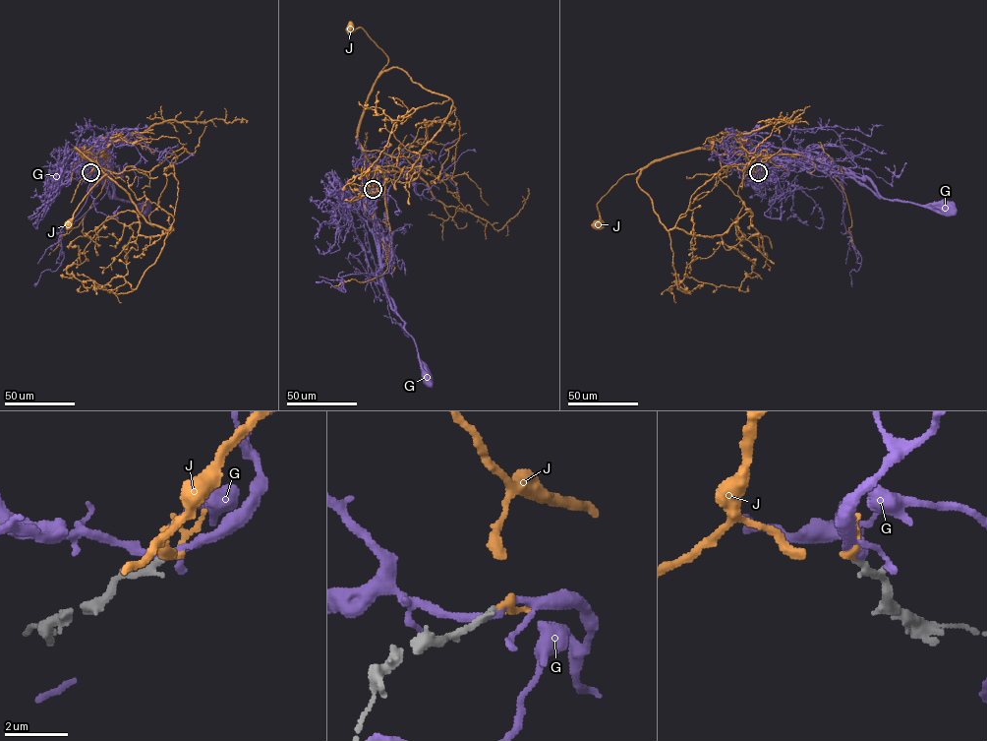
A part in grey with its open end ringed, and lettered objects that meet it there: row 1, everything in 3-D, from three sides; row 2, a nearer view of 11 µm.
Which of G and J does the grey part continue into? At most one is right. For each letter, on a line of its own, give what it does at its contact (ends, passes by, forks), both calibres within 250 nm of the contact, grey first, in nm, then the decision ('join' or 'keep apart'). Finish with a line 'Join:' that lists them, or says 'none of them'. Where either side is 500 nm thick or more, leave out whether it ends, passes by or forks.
G: it passes by | 260/240 nm | keep apart
J: it passes by | 240/150 nm | join
Join: J

